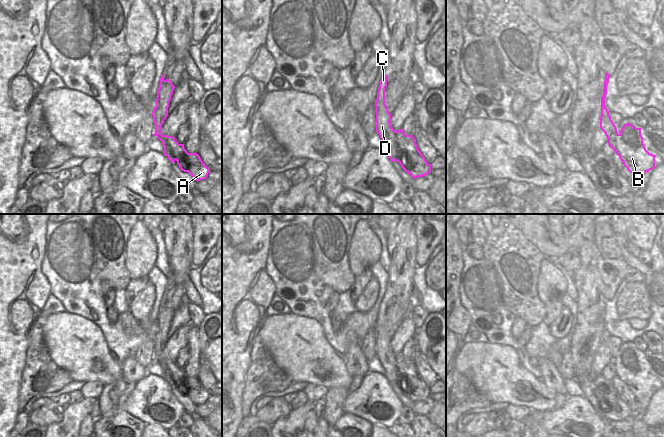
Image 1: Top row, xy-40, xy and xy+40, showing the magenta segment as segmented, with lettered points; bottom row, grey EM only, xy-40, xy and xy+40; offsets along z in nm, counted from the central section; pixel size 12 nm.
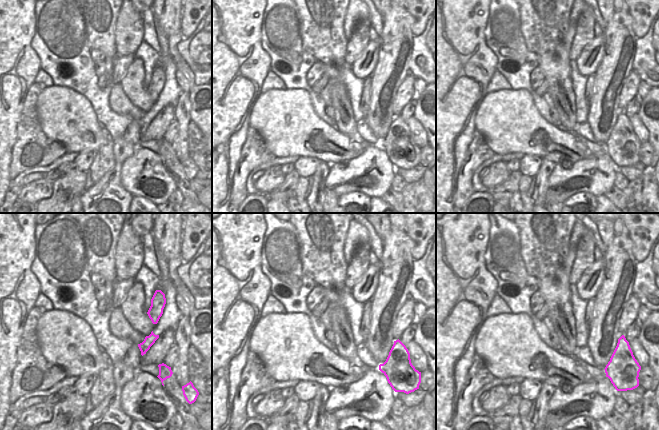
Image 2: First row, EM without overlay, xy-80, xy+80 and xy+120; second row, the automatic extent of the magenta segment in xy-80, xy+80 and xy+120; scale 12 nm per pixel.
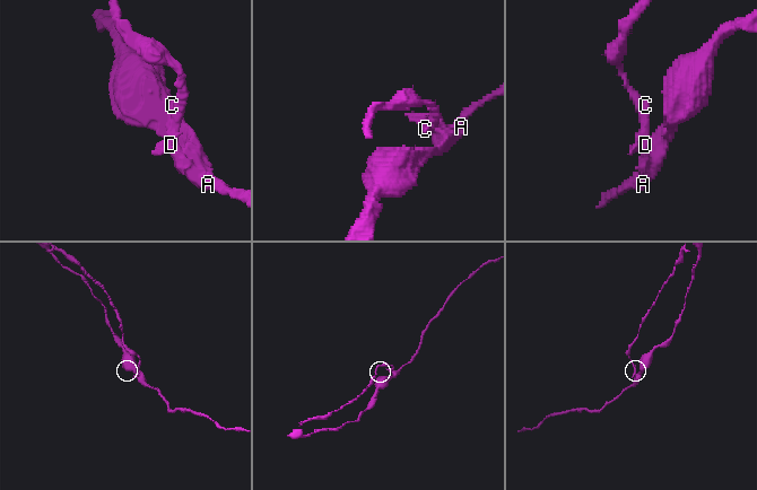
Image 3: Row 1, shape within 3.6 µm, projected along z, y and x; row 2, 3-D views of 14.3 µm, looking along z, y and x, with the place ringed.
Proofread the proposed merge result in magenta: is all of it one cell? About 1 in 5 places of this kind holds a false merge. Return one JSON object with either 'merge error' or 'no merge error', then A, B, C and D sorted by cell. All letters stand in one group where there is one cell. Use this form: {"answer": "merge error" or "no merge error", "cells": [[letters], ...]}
{"answer": "merge error", "cells": [["A", "B"], ["C", "D"]]}

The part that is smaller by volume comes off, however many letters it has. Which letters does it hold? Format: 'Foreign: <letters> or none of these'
Foreign: C, D

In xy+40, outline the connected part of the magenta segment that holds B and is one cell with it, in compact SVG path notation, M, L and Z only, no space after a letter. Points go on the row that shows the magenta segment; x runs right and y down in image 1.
M615 124L612 132L605 134L608 145L611 147L627 170L633 175L640 175L655 168L655 157L649 153L641 135L641 128L636 128L632 124L624 124L618 133Z

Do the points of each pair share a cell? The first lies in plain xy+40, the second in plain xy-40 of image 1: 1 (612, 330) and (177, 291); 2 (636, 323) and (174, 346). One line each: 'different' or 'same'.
1: same
2: same

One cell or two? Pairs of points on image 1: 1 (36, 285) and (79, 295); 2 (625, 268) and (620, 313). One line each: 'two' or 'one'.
1: two
2: one

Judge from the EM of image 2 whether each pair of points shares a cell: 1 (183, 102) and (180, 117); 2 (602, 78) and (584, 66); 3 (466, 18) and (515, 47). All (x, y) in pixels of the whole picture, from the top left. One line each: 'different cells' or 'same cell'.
1: same cell
2: different cells
3: different cells

